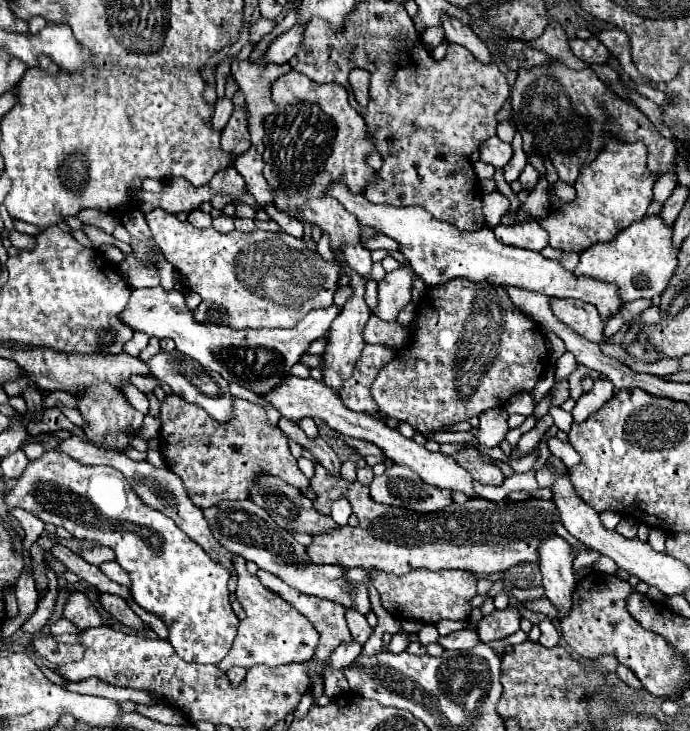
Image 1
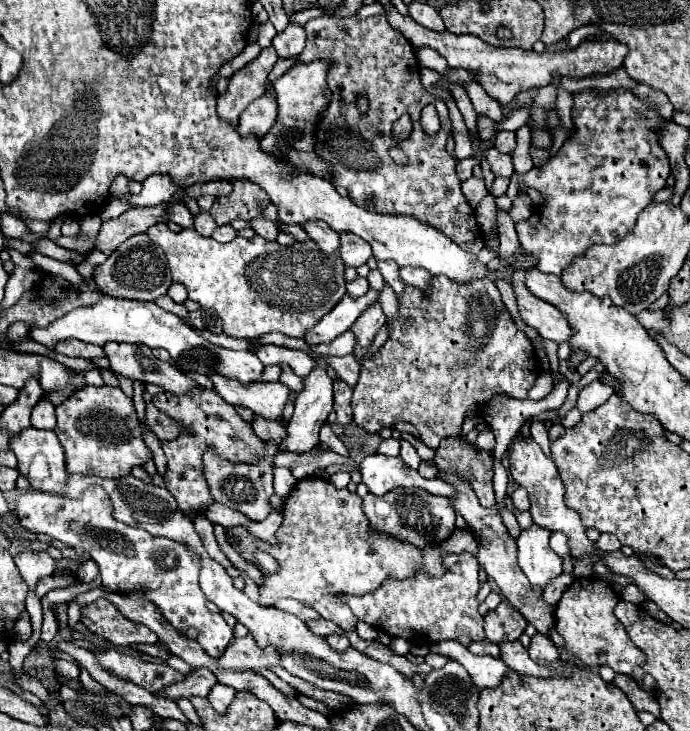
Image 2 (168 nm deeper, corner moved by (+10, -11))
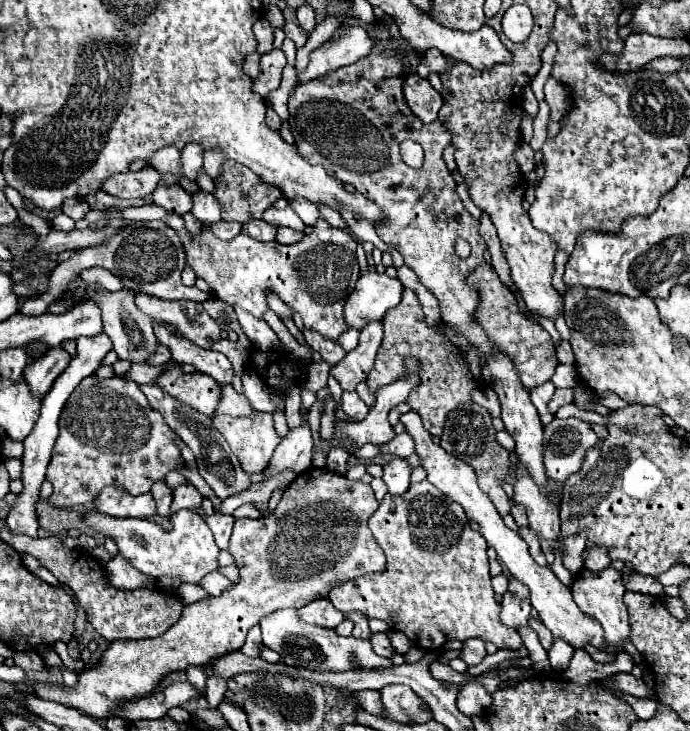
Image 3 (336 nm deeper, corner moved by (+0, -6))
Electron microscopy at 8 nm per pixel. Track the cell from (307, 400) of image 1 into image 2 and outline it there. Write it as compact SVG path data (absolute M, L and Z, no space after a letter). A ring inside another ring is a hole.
M211 376L219 396L231 406L243 406L267 420L279 420L293 390L281 382L257 382L241 384L239 380L225 380L223 376Z

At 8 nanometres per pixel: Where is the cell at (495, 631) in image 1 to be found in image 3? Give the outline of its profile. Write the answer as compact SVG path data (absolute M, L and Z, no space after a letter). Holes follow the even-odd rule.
M509 577L509 589L501 601L501 621L507 627L517 629L527 625L529 615L531 615L531 603L527 587L515 577Z

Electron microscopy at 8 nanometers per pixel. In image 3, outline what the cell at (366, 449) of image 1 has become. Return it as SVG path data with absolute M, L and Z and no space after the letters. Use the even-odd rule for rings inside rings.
M391 459L389 463L383 465L383 481L389 487L391 495L403 495L409 489L409 479L411 479L411 467L407 465L405 459Z

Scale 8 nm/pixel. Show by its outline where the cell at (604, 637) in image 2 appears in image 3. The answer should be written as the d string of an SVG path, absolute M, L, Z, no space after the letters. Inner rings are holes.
M611 565L603 571L589 571L589 569L581 569L573 581L571 587L573 599L577 603L579 609L585 611L585 615L597 619L601 623L601 627L605 629L605 643L607 645L615 645L621 647L623 639L629 639L629 621L627 621L627 607L623 605L623 593L625 587L621 583L621 571L613 569Z

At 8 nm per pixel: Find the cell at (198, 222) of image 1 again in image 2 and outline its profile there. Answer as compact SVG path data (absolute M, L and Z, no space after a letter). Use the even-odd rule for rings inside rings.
M173 204L173 208L169 208L169 220L179 224L181 228L193 228L193 216L189 214L185 204Z

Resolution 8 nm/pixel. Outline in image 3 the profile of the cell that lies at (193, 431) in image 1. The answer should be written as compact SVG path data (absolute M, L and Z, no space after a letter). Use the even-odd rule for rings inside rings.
M177 363L157 377L157 385L205 415L213 415L219 403L219 383L215 379L203 373L183 373Z

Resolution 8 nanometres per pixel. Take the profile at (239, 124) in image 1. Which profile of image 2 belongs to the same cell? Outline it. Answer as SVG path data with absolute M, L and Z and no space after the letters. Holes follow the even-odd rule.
M265 48L255 60L251 60L245 68L237 70L229 78L227 92L217 98L217 114L221 120L237 126L243 108L265 92L267 74L271 72L277 60L279 58L273 48Z

